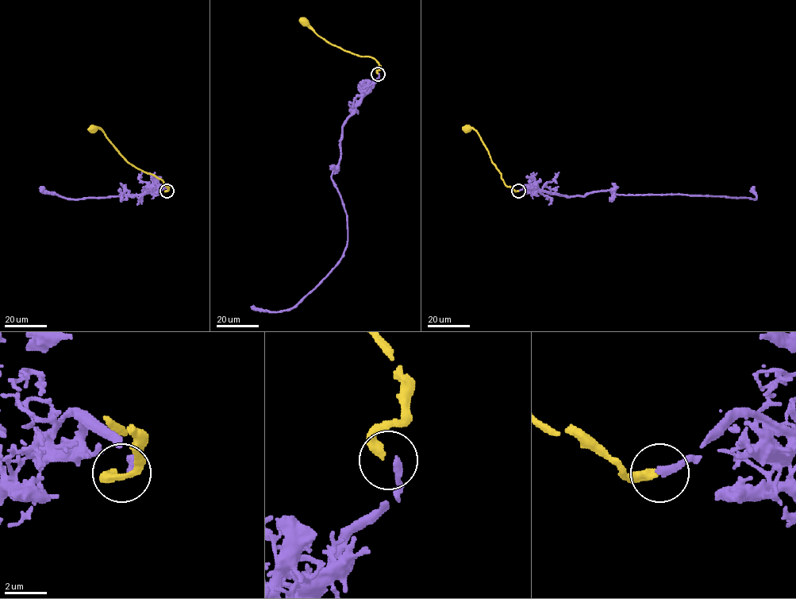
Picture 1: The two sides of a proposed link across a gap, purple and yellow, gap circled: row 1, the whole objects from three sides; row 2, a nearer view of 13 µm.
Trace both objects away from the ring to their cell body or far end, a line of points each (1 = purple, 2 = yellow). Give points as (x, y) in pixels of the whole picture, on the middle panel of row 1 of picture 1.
1: (378, 73), (343, 125), (340, 160), (332, 175), (346, 214), (344, 256), (290, 308), (270, 312), (251, 307)
2: (378, 73), (379, 63), (374, 59), (359, 56), (332, 44), (305, 22)

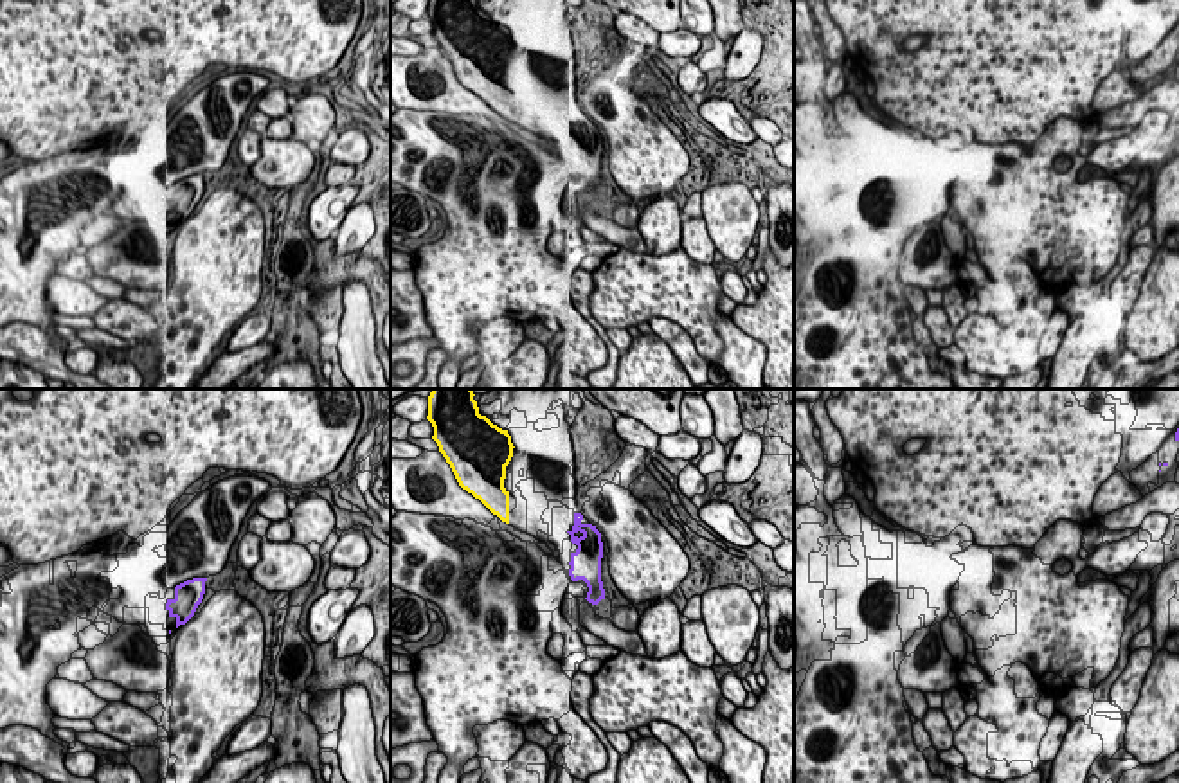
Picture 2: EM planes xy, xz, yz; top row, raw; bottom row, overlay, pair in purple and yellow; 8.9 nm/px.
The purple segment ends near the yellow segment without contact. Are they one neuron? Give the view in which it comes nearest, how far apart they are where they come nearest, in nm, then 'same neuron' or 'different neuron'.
xz | 550 nm | same neuron

